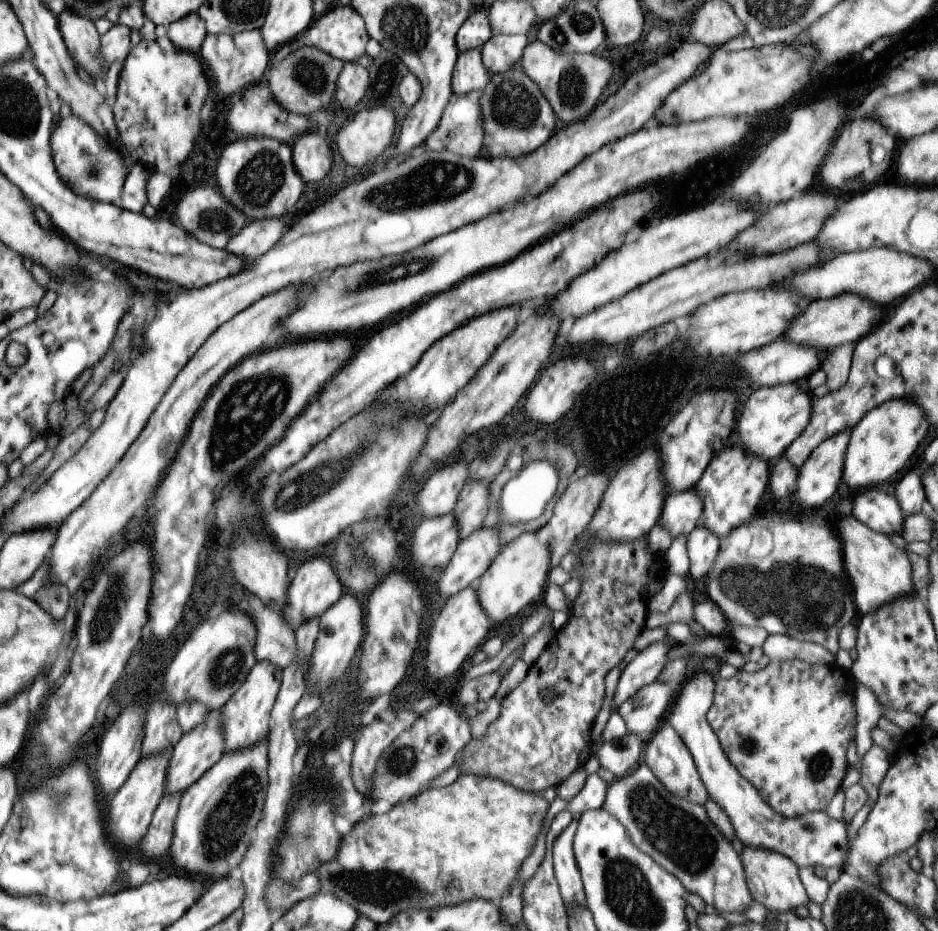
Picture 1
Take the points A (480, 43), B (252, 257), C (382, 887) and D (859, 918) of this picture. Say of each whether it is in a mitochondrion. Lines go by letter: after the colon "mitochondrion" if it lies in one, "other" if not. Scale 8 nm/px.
A: other
B: other
C: mitochondrion
D: mitochondrion

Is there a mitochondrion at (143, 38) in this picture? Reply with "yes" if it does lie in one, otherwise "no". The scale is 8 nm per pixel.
no

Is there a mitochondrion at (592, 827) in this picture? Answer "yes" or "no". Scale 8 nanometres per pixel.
no

